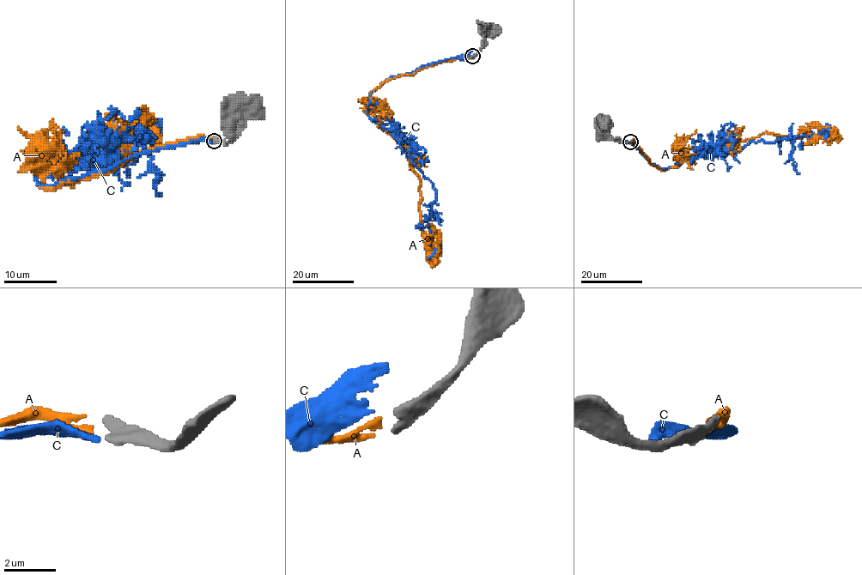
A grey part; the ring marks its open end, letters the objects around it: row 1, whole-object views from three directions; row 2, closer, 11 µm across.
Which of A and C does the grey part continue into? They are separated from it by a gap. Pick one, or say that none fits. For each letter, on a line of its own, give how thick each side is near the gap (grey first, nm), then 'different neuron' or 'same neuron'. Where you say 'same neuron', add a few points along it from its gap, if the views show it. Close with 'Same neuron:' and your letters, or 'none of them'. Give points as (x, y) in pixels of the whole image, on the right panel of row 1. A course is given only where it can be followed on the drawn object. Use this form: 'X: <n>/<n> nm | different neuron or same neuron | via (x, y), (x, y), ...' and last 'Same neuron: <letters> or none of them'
A: 480/190 nm | same neuron | via (631, 142), (652, 165), (666, 170), (686, 155), (764, 132), (792, 138), (832, 132), (810, 125), (798, 133)
C: 480/280 nm | different neuron
Same neuron: A

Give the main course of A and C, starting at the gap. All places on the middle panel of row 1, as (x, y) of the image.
A: (470, 57), (389, 78), (371, 94), (372, 116), (411, 158), (420, 183), (422, 237), (434, 257), (431, 224)
C: (470, 56), (389, 76), (370, 94), (367, 115), (390, 131), (435, 190), (427, 217), (432, 251), (427, 257)

